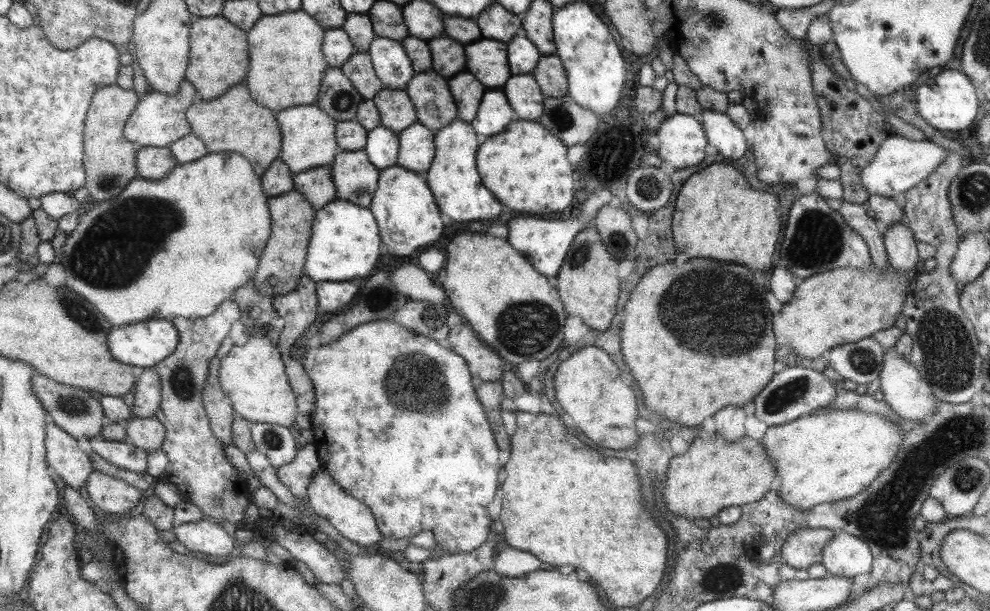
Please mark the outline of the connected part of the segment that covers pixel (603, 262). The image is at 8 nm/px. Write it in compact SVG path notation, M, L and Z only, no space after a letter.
M585 226L573 237L556 279L557 290L561 290L560 301L564 302L570 315L581 318L592 332L603 332L609 328L609 320L616 314L615 304L619 304L617 298L620 298L617 296L620 294L617 261L609 254L594 226Z

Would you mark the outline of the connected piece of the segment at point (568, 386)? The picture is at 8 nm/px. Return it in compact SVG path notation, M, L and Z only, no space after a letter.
M585 346L579 352L571 353L555 369L553 386L561 410L573 420L579 435L585 436L588 442L601 440L605 428L631 428L633 420L638 418L634 390L625 386L619 369L601 348Z

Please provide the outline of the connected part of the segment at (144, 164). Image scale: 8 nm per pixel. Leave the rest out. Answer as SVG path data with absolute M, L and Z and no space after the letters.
M139 147L136 157L139 176L149 180L161 180L177 165L168 147Z

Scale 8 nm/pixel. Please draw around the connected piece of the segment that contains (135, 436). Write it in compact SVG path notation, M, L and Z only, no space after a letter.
M154 416L149 418L131 417L125 424L127 440L143 451L161 447L164 441L164 425Z

